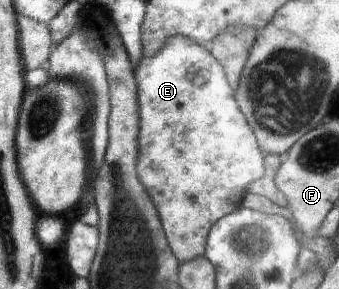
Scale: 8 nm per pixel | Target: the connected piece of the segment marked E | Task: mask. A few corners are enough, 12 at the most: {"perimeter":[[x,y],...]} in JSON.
{"perimeter":[[208,48],[136,69],[136,171],[180,264],[262,153]]}

